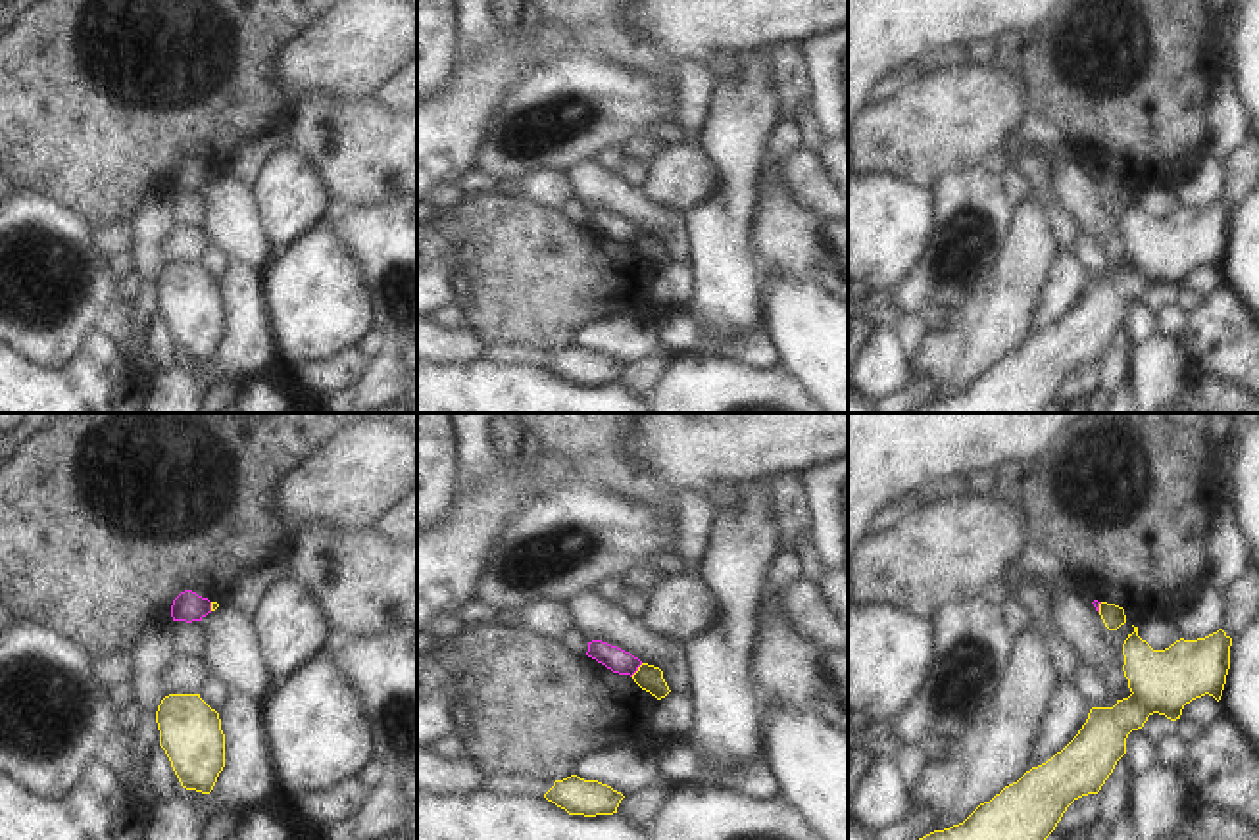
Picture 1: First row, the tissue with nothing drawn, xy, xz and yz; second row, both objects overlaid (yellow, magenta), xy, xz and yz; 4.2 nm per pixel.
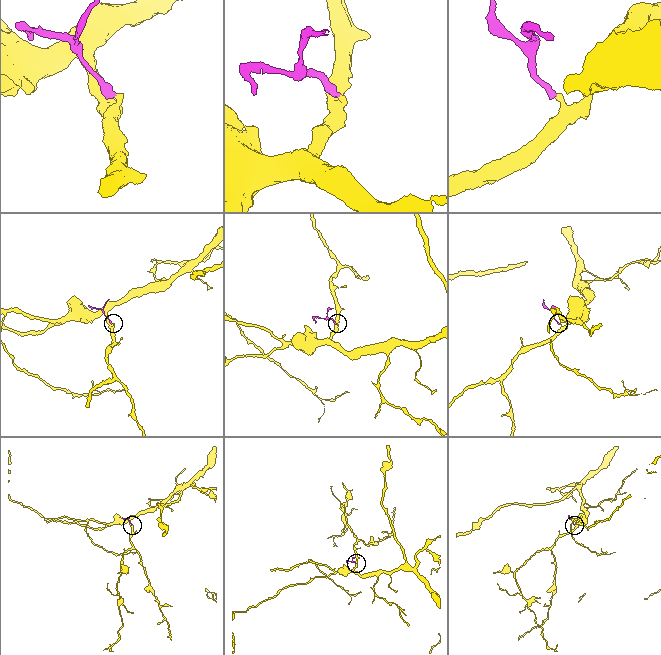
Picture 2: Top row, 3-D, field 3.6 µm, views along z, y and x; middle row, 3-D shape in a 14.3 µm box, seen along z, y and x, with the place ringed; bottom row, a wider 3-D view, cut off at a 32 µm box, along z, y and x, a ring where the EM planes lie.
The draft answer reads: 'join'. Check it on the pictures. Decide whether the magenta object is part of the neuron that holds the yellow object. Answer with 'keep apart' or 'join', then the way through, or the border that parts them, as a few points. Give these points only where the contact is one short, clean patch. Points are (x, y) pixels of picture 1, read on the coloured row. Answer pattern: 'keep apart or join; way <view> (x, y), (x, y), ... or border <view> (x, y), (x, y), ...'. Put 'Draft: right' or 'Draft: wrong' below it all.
keep apart; border xz (642, 664), (631, 675)
Draft: wrong

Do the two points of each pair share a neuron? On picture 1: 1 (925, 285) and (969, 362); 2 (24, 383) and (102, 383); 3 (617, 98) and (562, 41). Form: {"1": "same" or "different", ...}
{"1": "different", "2": "same", "3": "different"}

